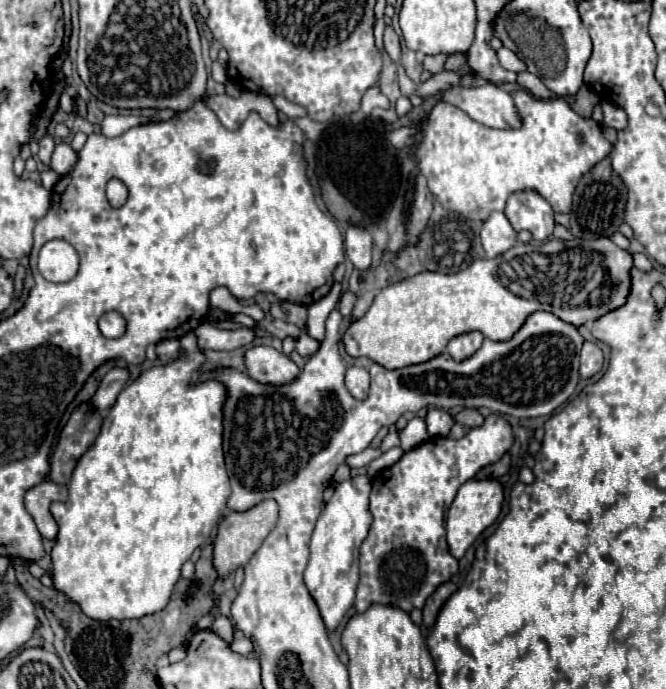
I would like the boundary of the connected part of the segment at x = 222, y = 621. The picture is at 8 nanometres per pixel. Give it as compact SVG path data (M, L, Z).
M218 617L216 621L214 621L214 625L212 625L212 631L216 633L216 635L220 635L226 643L232 643L232 623L226 619L226 617Z

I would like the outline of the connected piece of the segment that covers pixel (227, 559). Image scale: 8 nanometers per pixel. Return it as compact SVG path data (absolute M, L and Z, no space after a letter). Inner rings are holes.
M262 501L258 505L254 505L248 511L230 511L220 527L218 527L218 535L214 539L214 565L218 569L220 575L228 575L230 571L234 571L240 565L246 565L252 555L260 549L260 545L264 543L264 539L268 537L268 533L274 529L278 521L278 503L276 501Z

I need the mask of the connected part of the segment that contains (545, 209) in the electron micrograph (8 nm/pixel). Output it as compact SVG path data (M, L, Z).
M530 189L516 191L508 197L504 215L516 231L530 231L536 241L546 241L554 229L554 211L550 203Z

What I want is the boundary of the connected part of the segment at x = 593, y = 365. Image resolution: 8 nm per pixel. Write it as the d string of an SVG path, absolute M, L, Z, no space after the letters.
M584 343L580 351L580 377L588 379L604 365L604 355L596 343Z

